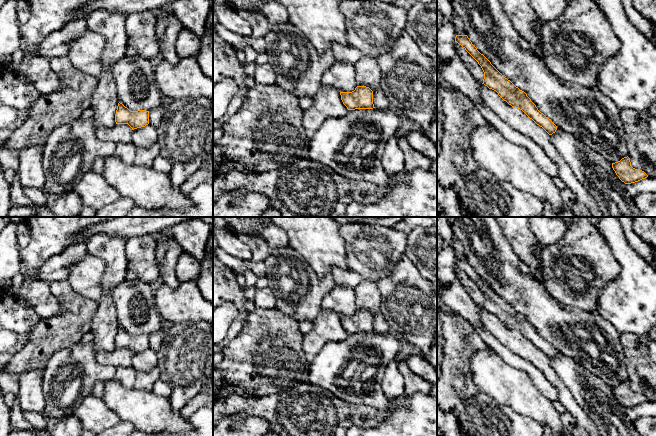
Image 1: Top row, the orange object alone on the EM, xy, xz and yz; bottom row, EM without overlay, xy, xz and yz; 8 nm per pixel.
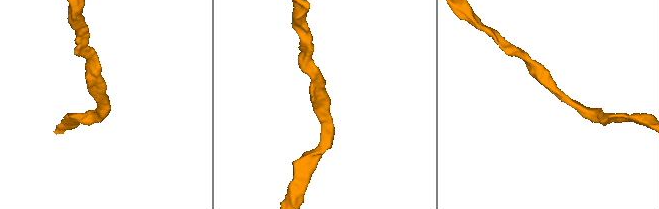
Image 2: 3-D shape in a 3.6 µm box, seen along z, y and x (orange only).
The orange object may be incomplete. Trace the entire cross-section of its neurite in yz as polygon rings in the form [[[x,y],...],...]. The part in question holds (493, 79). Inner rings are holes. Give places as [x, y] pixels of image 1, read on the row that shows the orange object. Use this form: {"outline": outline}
{"outline": [[[456,35],[455,42],[461,45],[481,66],[484,72],[483,83],[514,108],[522,110],[549,135],[556,132],[557,126],[531,101],[527,94],[505,78],[491,62],[472,44],[467,35]]]}

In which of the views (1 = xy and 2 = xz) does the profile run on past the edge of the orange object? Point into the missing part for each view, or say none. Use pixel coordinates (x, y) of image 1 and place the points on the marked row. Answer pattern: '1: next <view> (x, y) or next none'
1: next none
2: next none

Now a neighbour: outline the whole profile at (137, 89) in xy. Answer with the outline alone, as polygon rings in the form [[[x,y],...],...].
[[[124,56],[112,70],[120,103],[130,111],[158,108],[162,94],[155,80],[161,56],[155,58]]]

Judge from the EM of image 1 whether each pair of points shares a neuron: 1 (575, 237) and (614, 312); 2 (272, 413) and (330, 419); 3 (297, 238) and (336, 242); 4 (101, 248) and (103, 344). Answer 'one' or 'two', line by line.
1: two
2: one
3: one
4: one

